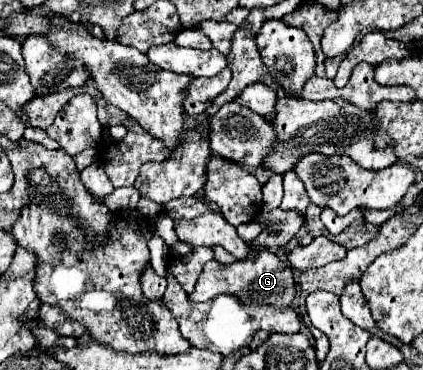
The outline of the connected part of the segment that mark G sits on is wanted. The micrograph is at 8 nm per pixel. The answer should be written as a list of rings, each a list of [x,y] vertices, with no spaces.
[[[260,251],[254,259],[236,261],[230,265],[222,265],[218,261],[208,261],[196,281],[194,293],[190,293],[188,297],[190,297],[190,301],[202,303],[202,301],[210,301],[212,297],[218,297],[222,293],[234,295],[246,305],[274,305],[274,307],[290,305],[296,297],[292,267],[288,263],[284,263],[272,251]]]

